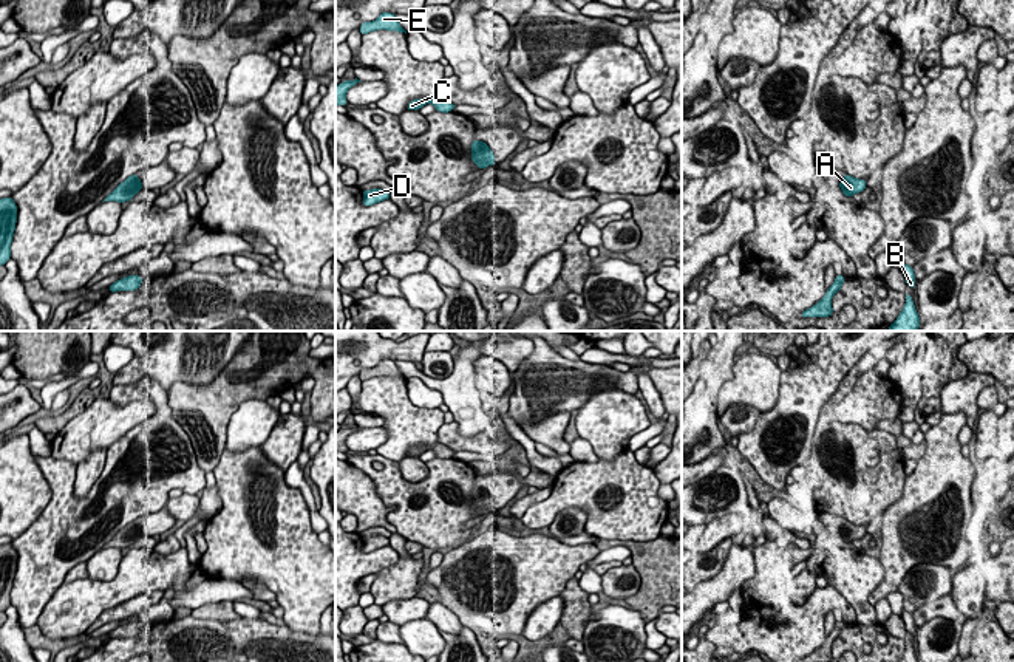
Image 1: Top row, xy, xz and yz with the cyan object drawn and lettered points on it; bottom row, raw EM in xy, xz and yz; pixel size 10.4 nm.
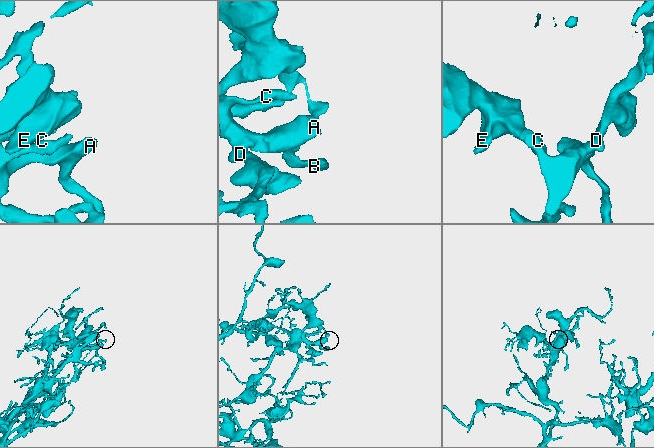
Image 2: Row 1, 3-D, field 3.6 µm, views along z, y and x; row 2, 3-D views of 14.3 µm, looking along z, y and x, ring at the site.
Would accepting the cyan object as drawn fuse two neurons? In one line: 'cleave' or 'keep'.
keep

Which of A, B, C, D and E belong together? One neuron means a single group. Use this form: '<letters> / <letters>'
A B C D E

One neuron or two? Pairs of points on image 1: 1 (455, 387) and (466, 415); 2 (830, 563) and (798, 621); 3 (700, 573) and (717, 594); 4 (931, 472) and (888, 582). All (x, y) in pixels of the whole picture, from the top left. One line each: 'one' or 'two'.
1: one
2: two
3: two
4: one

